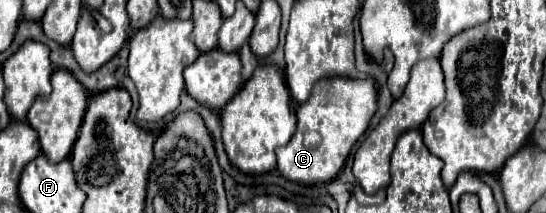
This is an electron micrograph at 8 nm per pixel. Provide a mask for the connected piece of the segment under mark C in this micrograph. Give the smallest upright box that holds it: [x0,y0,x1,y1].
[276,79,376,185]

